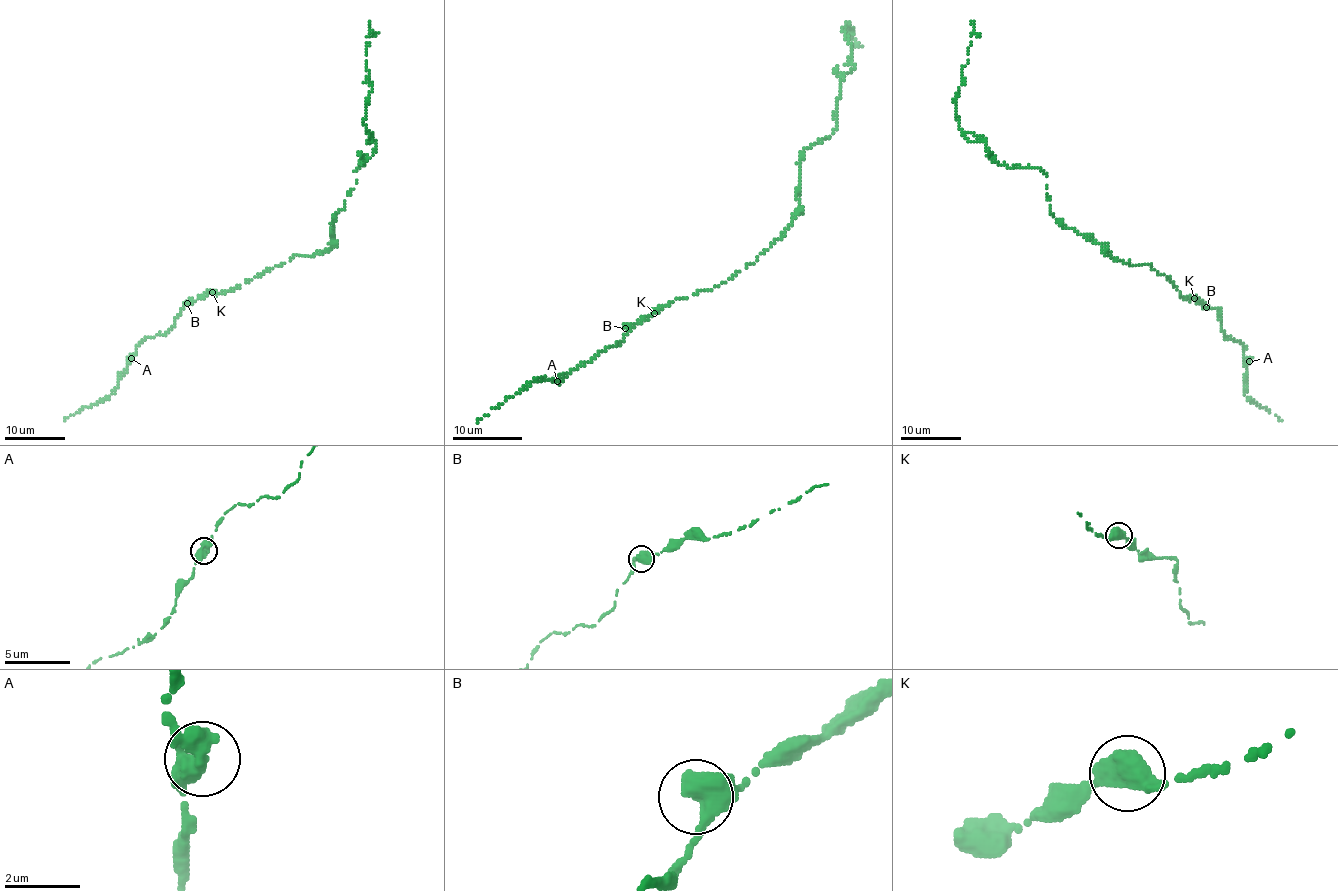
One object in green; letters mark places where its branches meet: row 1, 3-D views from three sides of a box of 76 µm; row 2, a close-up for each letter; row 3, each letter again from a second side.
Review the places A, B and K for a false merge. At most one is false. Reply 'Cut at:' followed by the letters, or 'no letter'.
Cut at: no letter

